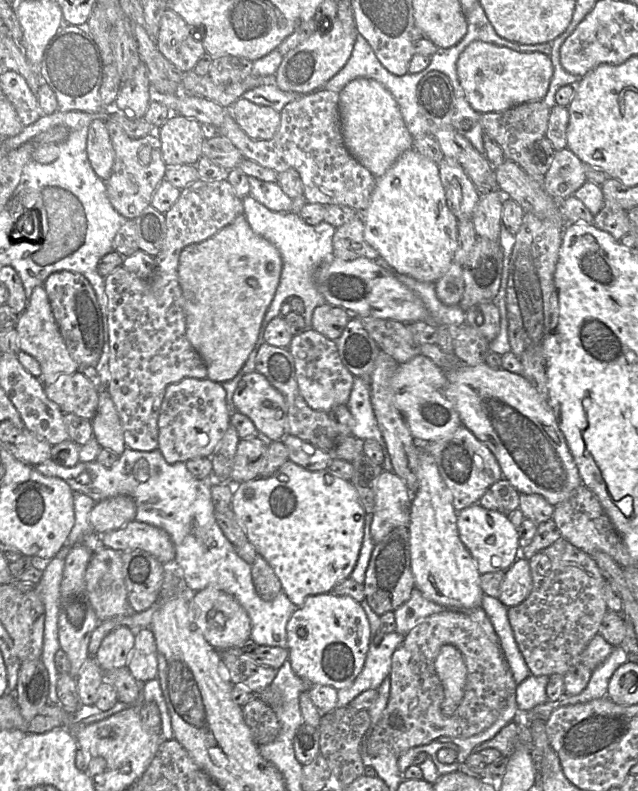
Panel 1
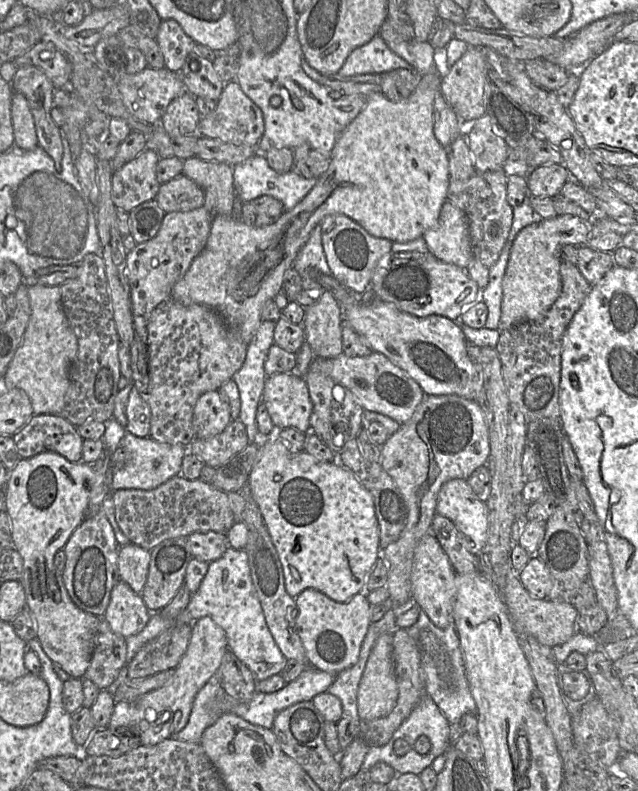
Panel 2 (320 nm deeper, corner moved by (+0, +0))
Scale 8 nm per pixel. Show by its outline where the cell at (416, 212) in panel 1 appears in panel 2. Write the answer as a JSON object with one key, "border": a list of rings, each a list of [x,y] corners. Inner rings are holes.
{"border":[[[435,69],[424,75],[415,89],[411,92],[410,96],[402,101],[391,101],[382,92],[377,92],[367,96],[367,102],[363,110],[337,138],[335,146],[330,154],[330,164],[327,171],[318,178],[316,185],[294,208],[291,210],[285,210],[273,224],[264,227],[258,227],[256,225],[250,226],[238,220],[233,215],[215,215],[204,250],[192,261],[191,266],[184,277],[172,288],[172,297],[174,300],[185,306],[201,304],[212,308],[222,316],[230,330],[244,343],[249,345],[262,323],[261,311],[264,304],[269,300],[275,299],[279,293],[283,292],[285,272],[293,266],[300,249],[308,240],[315,226],[320,224],[326,216],[343,214],[357,222],[370,235],[387,239],[391,242],[404,243],[422,237],[428,229],[437,224],[442,206],[445,201],[447,201],[447,192],[450,183],[448,150],[439,143],[433,131],[434,100],[436,95],[441,91],[441,82],[442,76],[437,69]]]}

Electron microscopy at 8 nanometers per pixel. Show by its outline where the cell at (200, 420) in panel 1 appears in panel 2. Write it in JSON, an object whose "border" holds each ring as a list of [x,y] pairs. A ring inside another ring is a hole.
{"border":[[[218,391],[200,396],[193,411],[195,438],[207,439],[220,434],[232,421],[230,408]]]}

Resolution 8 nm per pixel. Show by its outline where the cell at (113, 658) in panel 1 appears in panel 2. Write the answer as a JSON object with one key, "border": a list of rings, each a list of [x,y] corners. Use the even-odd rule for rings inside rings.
{"border":[[[119,580],[111,592],[103,618],[113,632],[127,639],[143,630],[151,614],[141,593],[135,593],[127,583]]]}

